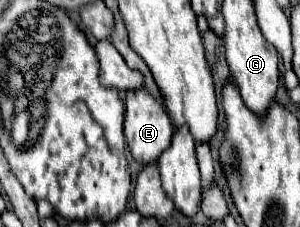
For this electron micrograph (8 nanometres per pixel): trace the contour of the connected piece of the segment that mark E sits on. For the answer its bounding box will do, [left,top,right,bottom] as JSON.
[125,90,173,164]

